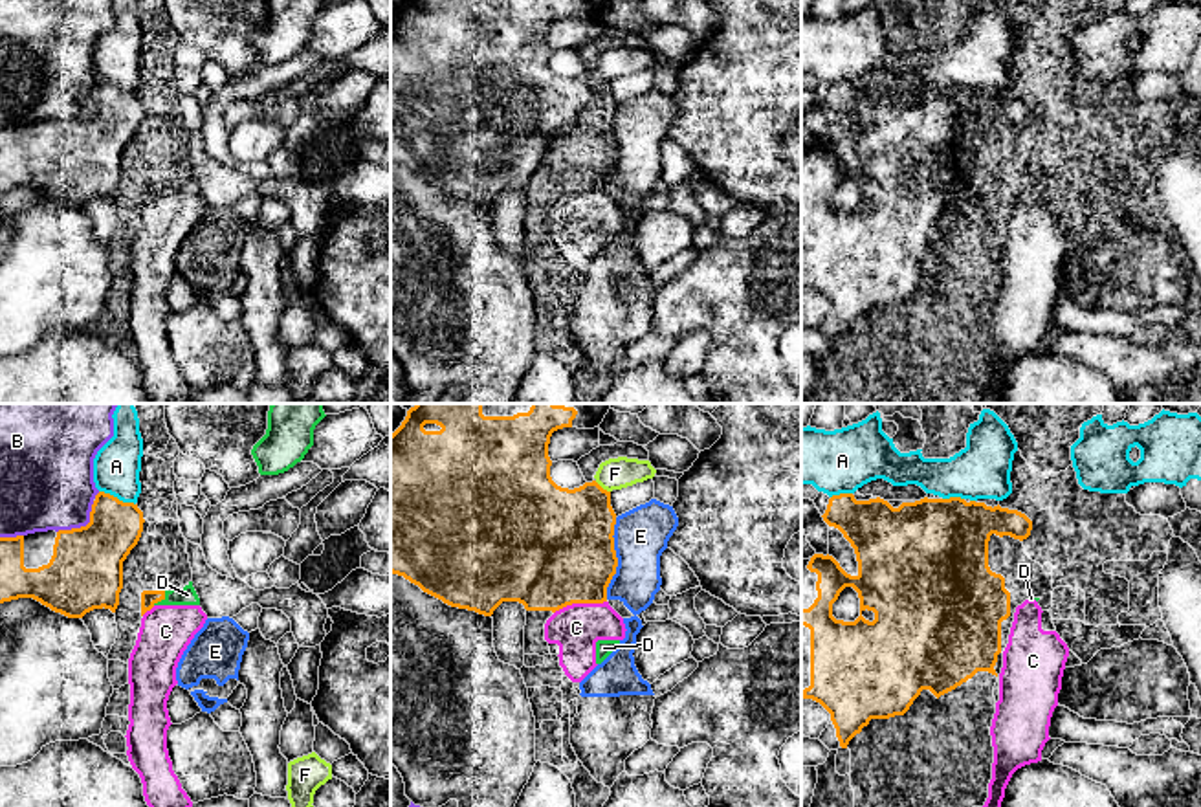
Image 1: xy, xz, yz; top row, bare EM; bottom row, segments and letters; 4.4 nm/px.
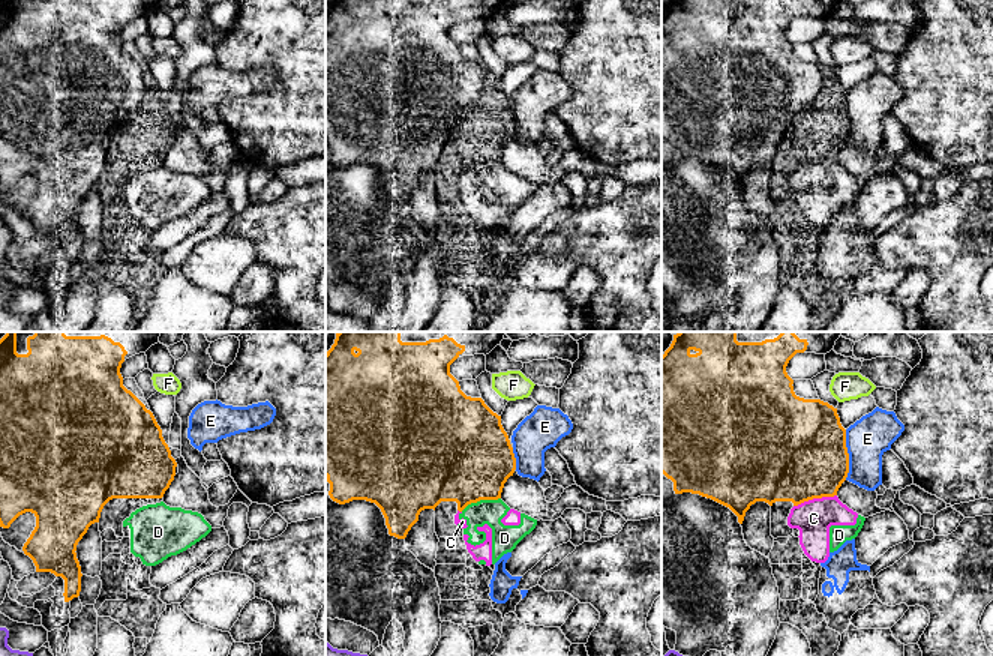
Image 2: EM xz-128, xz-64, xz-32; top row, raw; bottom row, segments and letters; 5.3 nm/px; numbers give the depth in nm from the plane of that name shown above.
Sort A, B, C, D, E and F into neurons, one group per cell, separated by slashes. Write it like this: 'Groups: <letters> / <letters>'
Groups: A / B / C D / E / F

